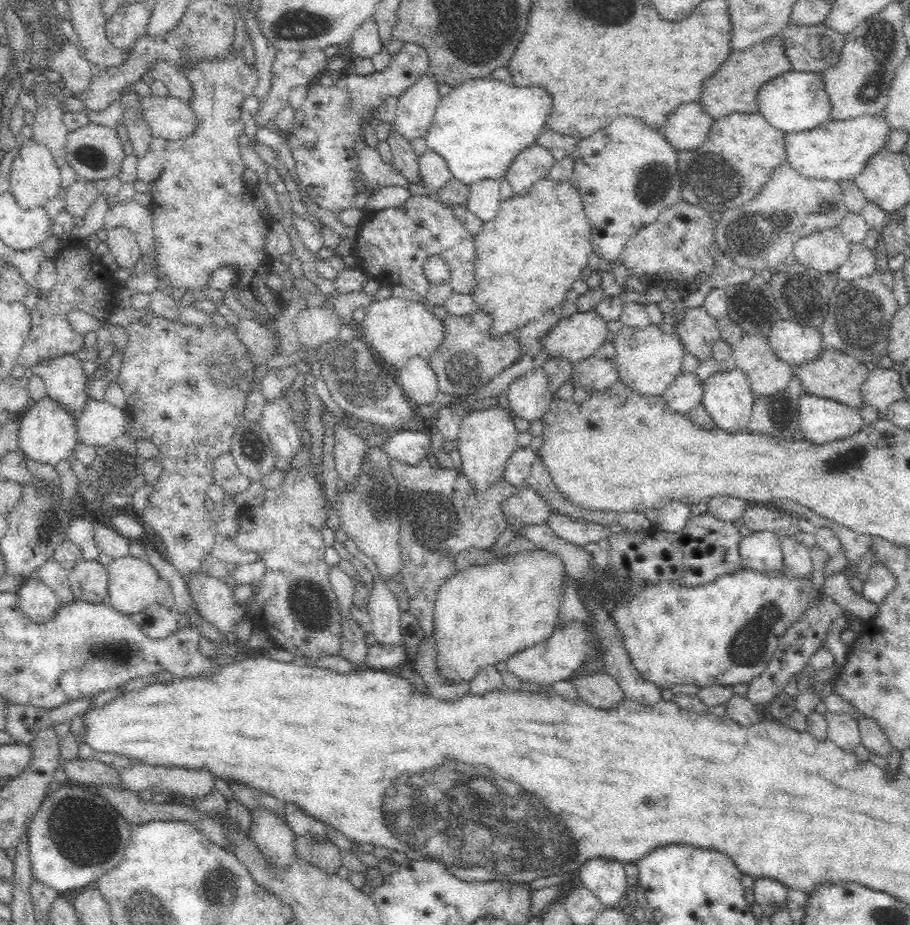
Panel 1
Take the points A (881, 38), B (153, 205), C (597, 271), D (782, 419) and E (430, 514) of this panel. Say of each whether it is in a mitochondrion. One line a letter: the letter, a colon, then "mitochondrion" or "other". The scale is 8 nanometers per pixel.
A: mitochondrion
B: other
C: other
D: mitochondrion
E: mitochondrion

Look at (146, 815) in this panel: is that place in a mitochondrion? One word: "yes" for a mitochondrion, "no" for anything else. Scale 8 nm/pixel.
no

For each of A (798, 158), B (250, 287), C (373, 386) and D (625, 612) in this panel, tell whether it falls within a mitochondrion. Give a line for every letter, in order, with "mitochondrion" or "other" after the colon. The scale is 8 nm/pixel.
A: other
B: other
C: mitochondrion
D: mitochondrion

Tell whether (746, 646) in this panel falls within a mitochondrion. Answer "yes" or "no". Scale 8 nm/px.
yes

